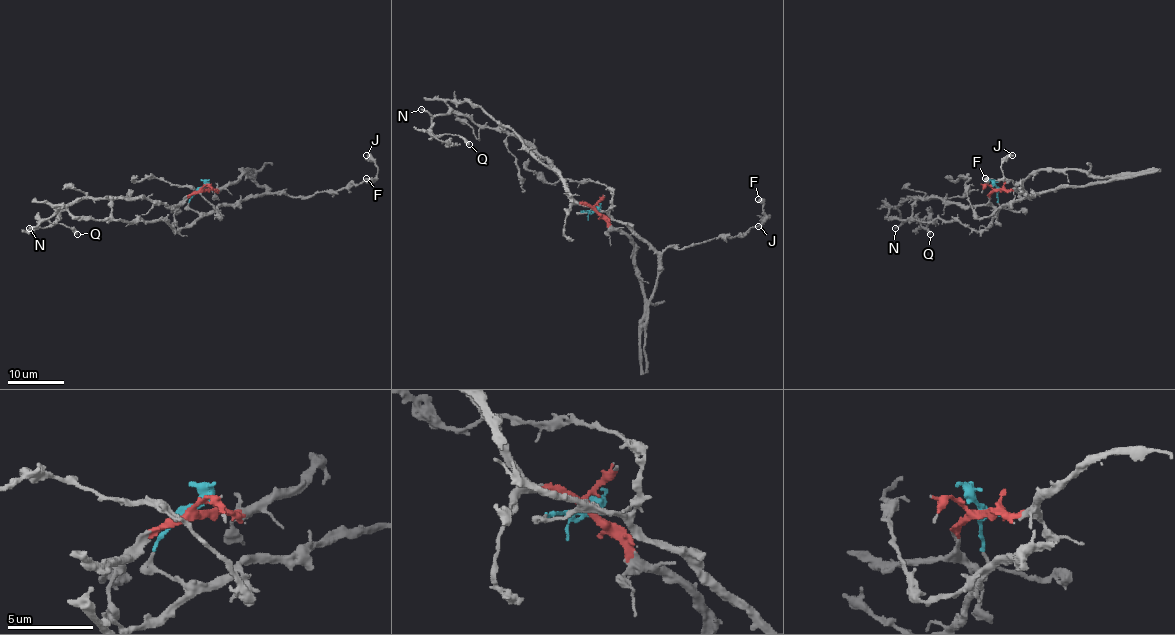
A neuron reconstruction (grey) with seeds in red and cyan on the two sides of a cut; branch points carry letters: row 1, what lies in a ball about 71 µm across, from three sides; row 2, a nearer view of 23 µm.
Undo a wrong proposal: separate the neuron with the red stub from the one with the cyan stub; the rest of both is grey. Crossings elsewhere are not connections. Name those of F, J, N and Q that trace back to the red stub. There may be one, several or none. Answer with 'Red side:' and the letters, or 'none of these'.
Red side: N, Q

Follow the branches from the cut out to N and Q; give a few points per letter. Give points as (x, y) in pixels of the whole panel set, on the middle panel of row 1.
N: (595, 211), (574, 198), (557, 171), (520, 137), (479, 127), (466, 116), (450, 112), (430, 115), (420, 109)
Q: (595, 211), (574, 198), (520, 137), (450, 112), (433, 117), (435, 134), (457, 134), (469, 144)

